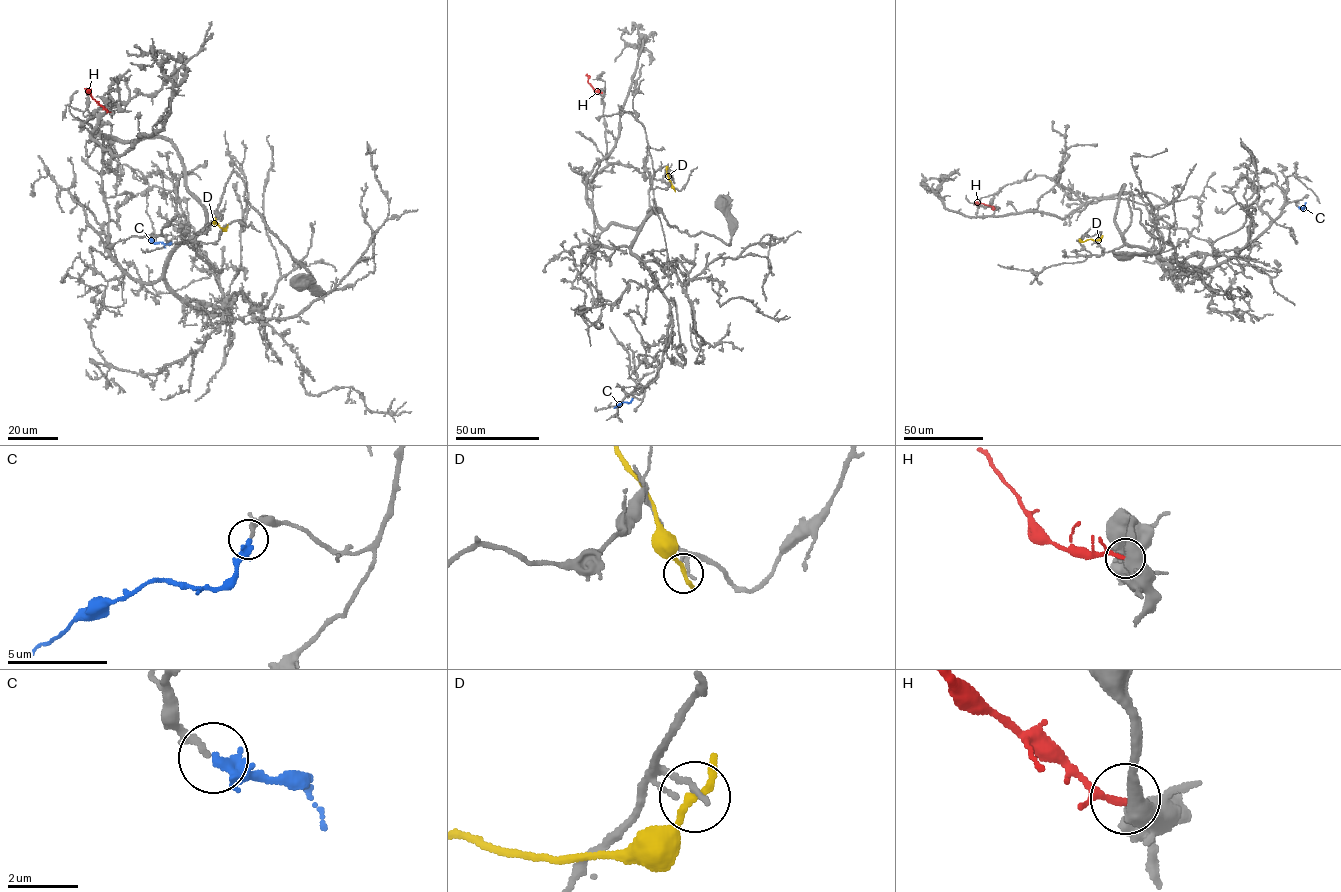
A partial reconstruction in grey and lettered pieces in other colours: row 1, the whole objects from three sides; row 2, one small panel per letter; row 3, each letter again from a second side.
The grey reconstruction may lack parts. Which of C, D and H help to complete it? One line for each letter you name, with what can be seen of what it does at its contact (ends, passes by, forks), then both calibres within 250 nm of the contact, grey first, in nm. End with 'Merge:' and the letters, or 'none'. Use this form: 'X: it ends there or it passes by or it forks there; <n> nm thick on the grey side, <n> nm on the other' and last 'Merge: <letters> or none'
C: it passes by; 200 nm thick on the grey side, 200 nm on the other
Merge: C

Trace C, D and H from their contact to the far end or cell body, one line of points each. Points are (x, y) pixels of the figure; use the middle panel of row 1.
C: (632, 398), (614, 408)
D: (674, 189), (667, 167)
H: (601, 92), (595, 91), (585, 75)

